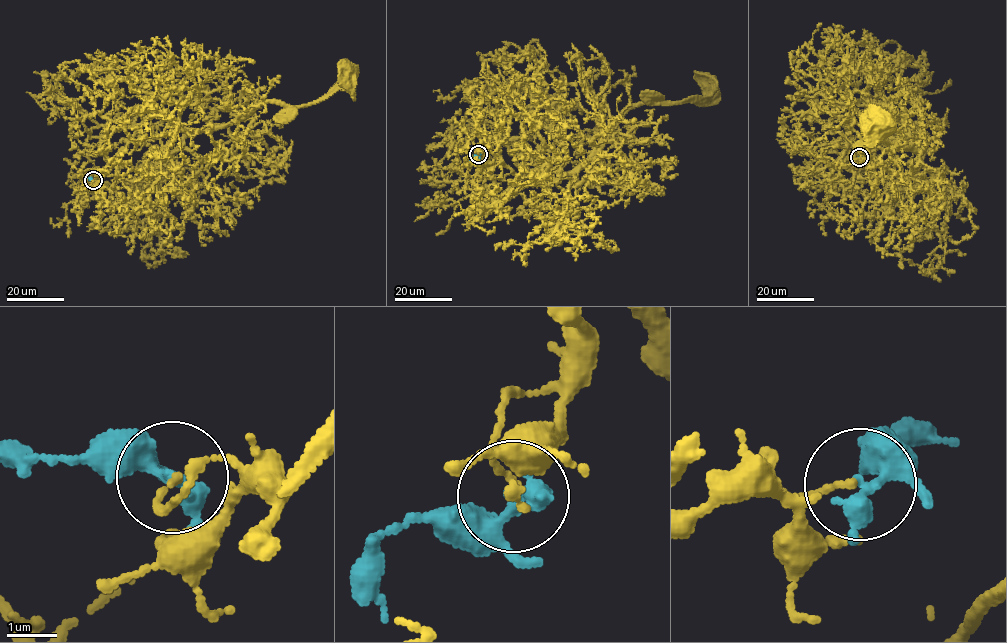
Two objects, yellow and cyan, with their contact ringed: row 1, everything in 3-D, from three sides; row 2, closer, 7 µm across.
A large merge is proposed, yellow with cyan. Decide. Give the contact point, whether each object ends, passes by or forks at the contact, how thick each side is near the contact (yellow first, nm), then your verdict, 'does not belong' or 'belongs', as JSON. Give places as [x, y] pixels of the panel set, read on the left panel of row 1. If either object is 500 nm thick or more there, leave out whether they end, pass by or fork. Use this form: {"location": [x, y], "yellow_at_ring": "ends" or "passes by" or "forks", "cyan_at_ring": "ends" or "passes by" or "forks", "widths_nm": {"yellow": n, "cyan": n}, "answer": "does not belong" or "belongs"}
{"location": [93, 180], "yellow_at_ring": "ends", "cyan_at_ring": "forks", "widths_nm": {"yellow": 120, "cyan": 280}, "answer": "does not belong"}

